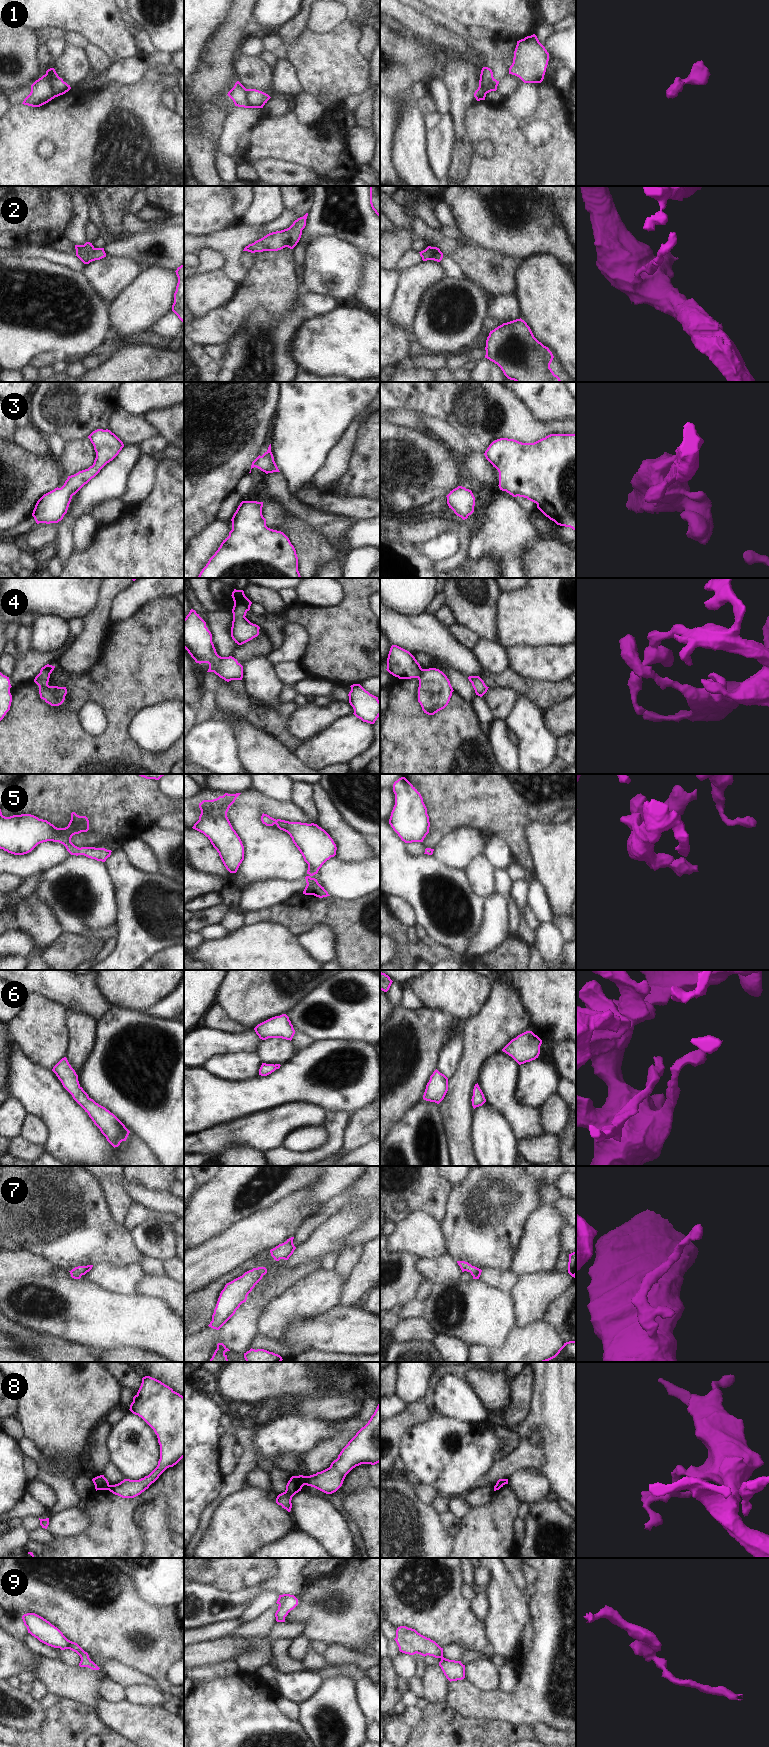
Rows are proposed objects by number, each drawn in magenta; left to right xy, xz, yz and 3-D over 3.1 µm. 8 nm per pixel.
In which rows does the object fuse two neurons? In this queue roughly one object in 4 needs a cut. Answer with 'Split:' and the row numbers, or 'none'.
Split: 1, 8

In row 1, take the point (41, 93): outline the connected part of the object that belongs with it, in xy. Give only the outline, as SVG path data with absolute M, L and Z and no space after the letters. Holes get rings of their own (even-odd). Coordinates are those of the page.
M43 75L31 85L31 92L22 104L40 107L54 98L54 91L51 88L49 79L46 75Z

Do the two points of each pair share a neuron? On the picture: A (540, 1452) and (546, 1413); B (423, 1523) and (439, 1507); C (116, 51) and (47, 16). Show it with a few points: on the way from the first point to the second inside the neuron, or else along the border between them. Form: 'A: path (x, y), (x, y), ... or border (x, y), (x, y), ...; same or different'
A: path (546, 1442), (546, 1423); same
B: border (431, 1506), (440, 1515); different
C: path (99, 34), (81, 16), (64, 16); same

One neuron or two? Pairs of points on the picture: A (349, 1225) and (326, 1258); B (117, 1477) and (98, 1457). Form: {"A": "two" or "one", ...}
{"A": "one", "B": "two"}

